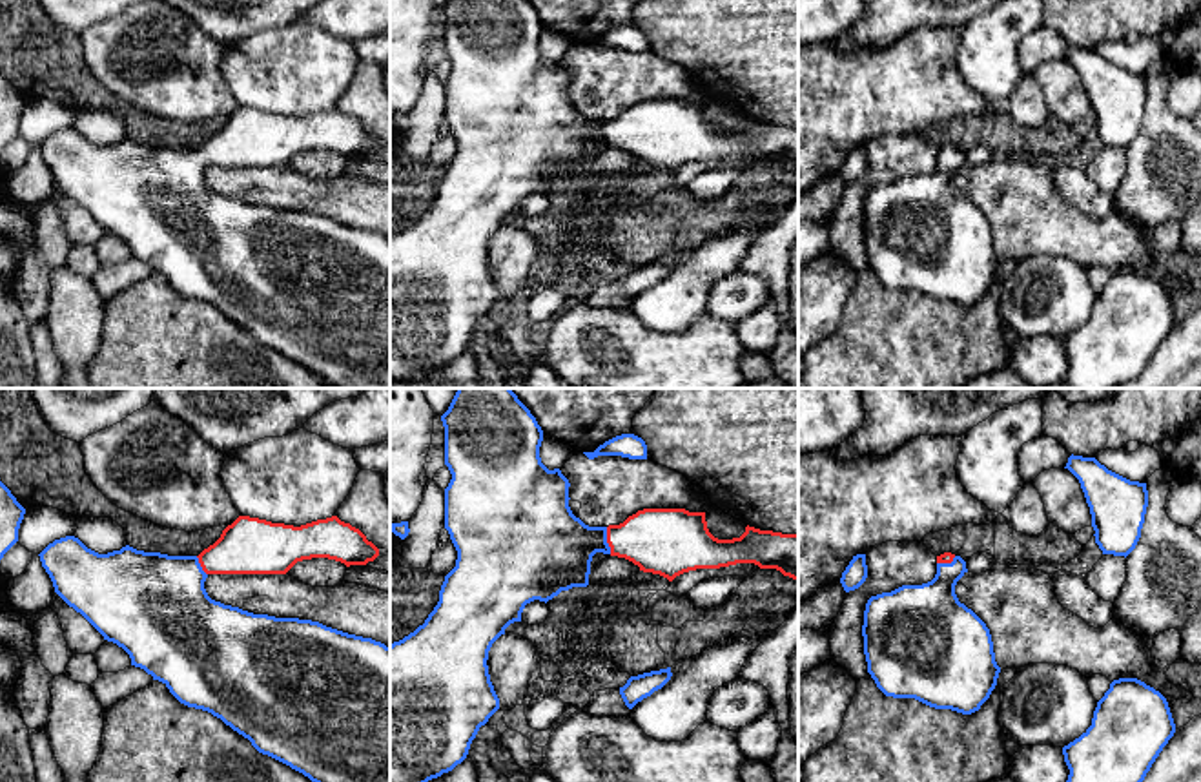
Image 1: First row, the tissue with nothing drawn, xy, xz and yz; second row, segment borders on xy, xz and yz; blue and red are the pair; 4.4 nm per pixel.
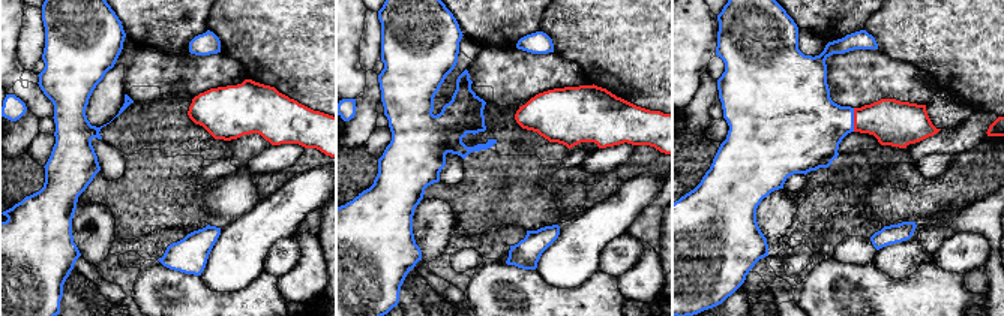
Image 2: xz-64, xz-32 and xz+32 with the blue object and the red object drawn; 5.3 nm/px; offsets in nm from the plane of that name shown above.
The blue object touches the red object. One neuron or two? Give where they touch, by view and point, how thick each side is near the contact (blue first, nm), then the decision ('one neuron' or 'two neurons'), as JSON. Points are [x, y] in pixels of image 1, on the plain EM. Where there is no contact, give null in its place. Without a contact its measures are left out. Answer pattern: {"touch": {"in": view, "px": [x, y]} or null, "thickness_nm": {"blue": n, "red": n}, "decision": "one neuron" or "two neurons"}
{"touch": {"in": "xz", "px": [605, 132]}, "thickness_nm": {"blue": 360, "red": 280}, "decision": "one neuron"}

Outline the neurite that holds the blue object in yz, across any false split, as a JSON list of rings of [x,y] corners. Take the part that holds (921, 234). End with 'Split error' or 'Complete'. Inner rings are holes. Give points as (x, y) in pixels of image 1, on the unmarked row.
[[[944,144],[937,148],[937,166],[931,173],[902,177],[867,191],[862,217],[864,246],[867,264],[886,288],[915,290],[929,299],[951,301],[962,306],[979,303],[990,290],[997,277],[1001,259],[995,253],[990,221],[955,186],[955,177],[966,164],[966,153],[960,148]]]. Split error

